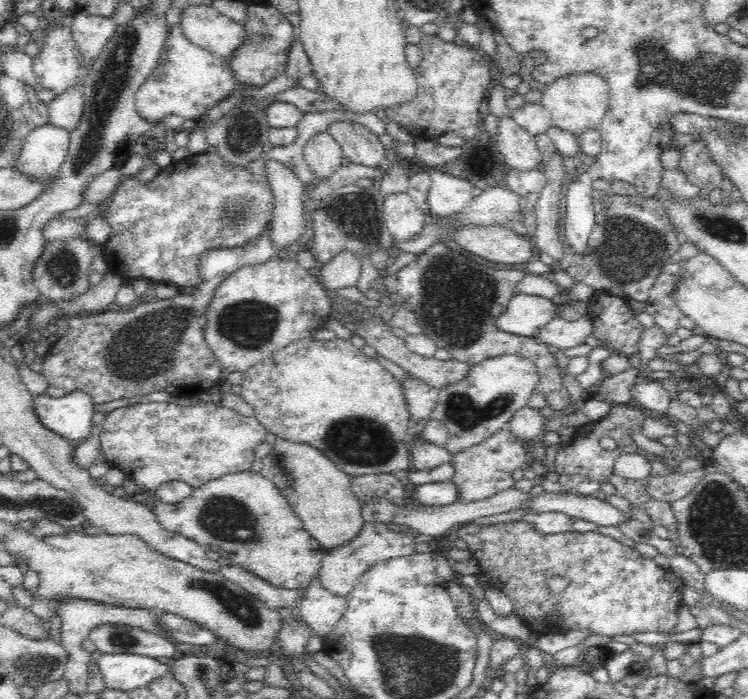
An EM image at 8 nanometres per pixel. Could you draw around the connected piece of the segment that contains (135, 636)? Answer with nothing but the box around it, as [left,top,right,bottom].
[89,624,174,658]

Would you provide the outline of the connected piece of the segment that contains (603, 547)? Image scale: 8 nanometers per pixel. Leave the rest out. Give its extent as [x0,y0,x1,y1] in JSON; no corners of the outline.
[457,521,684,636]

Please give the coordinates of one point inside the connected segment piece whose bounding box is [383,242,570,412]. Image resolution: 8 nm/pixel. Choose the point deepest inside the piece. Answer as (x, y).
(453, 298)

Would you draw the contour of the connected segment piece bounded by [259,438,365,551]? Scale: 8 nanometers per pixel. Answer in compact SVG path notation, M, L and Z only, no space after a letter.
M276 439L269 454L262 458L262 470L259 472L264 478L273 482L279 493L289 502L289 507L299 516L306 532L318 541L326 551L344 546L360 534L365 520L361 516L361 504L351 487L352 478L334 465L322 452L309 444L290 442Z

